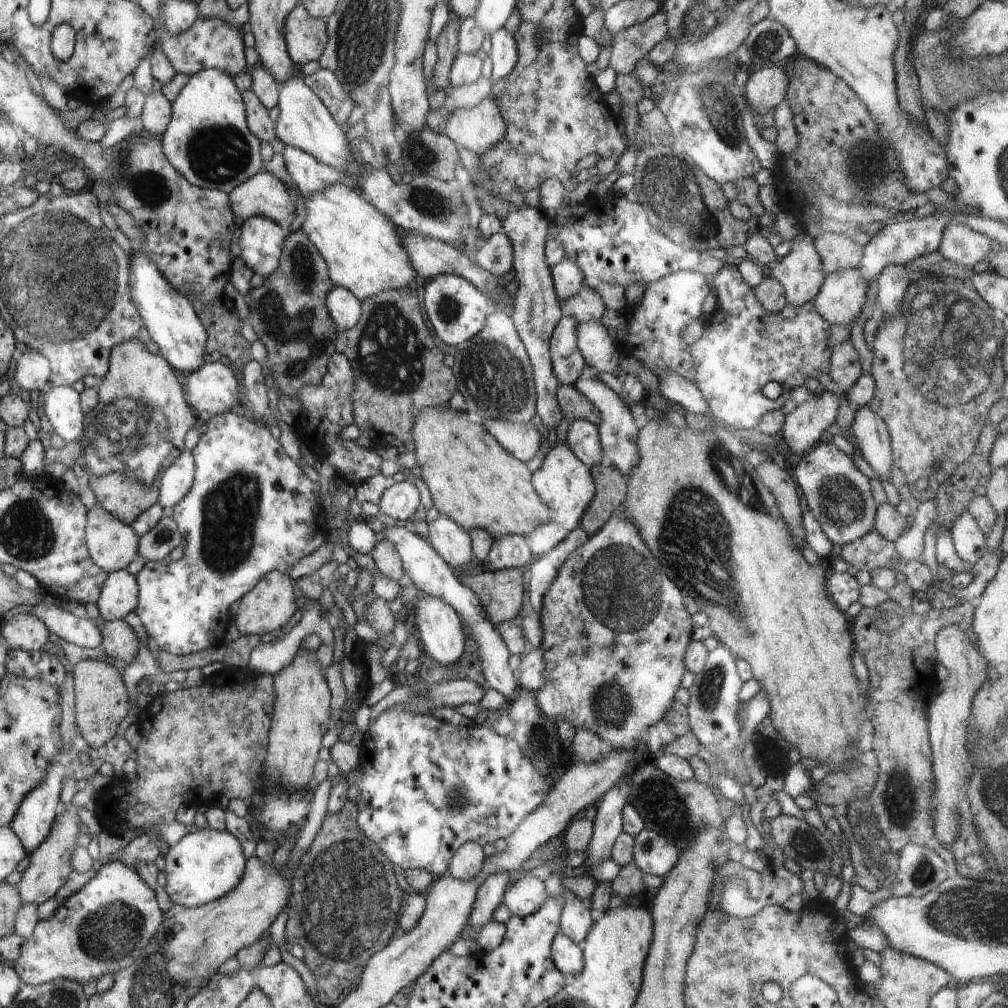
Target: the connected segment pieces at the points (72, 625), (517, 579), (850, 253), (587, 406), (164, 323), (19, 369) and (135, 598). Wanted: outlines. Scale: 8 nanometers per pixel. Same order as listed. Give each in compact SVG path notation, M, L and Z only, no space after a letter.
M42 596L42 600L34 607L35 614L49 627L49 632L54 632L64 641L73 642L75 646L98 648L101 645L103 636L92 618L81 619L49 603L52 603L51 600Z
M504 569L495 573L483 572L474 579L463 571L453 571L455 577L477 591L485 617L495 626L513 620L522 604L523 569Z
M825 232L814 238L821 254L825 274L842 269L855 269L861 263L864 246L842 233Z
M560 384L557 388L557 401L563 416L570 422L574 419L586 419L600 424L600 412L574 385Z
M143 253L131 256L132 276L128 276L130 301L146 323L149 336L158 344L159 354L168 360L169 365L190 376L204 363L207 356L207 332L200 317L195 313L188 297L180 294L164 277L161 271Z
M28 350L18 356L14 378L14 386L21 389L40 391L49 381L51 375L50 361L39 352Z
M126 569L115 572L108 572L108 580L105 581L101 590L101 598L97 602L99 612L107 621L123 620L130 612L136 610L140 602L140 587L137 578Z

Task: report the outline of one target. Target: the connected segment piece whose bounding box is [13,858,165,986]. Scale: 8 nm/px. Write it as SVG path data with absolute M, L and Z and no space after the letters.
M108 858L96 876L74 894L65 898L49 920L38 921L32 934L23 942L13 969L24 985L41 985L59 978L79 982L97 980L102 974L114 974L130 966L145 950L165 916L160 912L156 894L137 871L123 860Z

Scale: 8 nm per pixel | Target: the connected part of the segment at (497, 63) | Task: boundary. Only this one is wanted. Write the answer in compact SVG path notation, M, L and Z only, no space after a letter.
M506 25L497 28L490 36L492 42L490 58L493 62L491 78L496 81L503 76L508 76L518 62L518 51L514 34Z

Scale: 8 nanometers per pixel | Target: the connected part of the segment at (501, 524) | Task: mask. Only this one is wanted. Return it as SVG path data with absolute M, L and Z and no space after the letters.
M448 407L440 412L422 410L412 430L415 440L414 453L422 471L422 480L431 492L433 504L440 513L445 514L464 530L484 529L494 540L506 535L528 538L534 529L550 524L555 519L554 509L534 490L531 472L526 463L508 454L487 430L476 422L470 422L464 414L452 414Z

